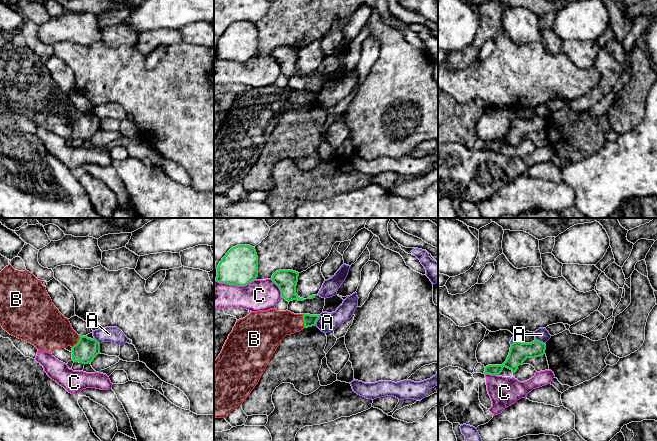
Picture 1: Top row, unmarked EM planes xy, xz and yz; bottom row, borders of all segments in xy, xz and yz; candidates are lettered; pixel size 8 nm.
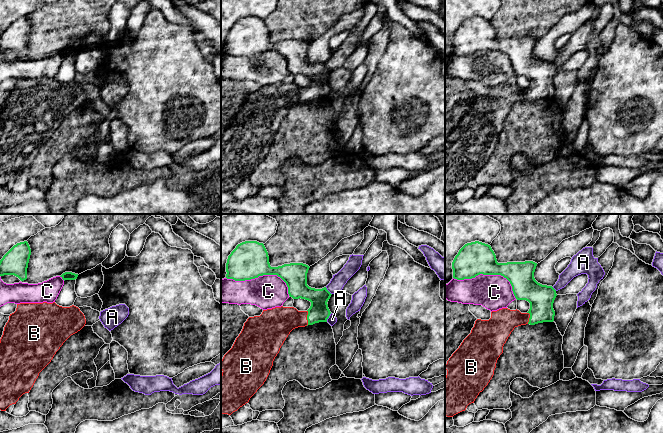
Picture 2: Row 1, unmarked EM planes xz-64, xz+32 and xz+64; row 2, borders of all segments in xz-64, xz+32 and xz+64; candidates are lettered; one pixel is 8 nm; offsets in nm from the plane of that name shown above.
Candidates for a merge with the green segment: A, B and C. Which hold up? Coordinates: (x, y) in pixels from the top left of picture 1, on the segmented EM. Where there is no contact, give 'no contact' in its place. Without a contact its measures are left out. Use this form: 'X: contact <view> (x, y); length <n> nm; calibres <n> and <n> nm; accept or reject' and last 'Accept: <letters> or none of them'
A: contact xz (317, 319); length 100 nm; calibres 100 and 160 nm; reject
B: contact xz (303, 320); length 110 nm; calibres 100 and 240 nm; accept
C: contact xz (235, 284); length 320 nm; calibres 300 and 260 nm; reject
Accept: B

